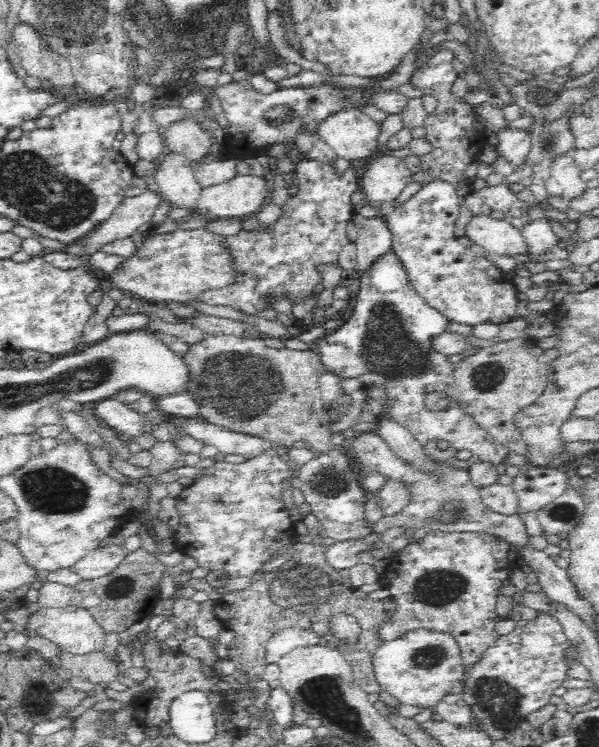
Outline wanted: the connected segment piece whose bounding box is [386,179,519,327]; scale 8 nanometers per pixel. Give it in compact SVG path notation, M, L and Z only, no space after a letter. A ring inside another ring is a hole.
M440 179L423 187L406 203L396 206L387 218L386 227L392 233L392 250L406 271L409 284L428 306L445 314L452 322L476 327L480 324L500 324L513 320L518 306L518 290L506 273L492 265L486 256L475 254L458 241L455 233L456 221L463 209L456 187Z

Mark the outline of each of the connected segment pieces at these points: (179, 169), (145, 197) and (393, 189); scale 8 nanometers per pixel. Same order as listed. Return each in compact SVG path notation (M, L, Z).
M167 153L155 174L155 181L172 207L196 210L202 186L189 168L188 160L174 153Z
M152 189L144 190L139 196L125 197L114 214L97 231L84 238L82 244L71 245L66 251L84 257L95 253L102 244L132 236L139 226L151 220L162 200L164 198Z
M384 153L360 165L361 186L368 203L394 202L412 182L412 172L404 160Z

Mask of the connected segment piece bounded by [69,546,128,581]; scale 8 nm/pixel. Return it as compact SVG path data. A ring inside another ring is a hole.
M104 546L84 556L69 570L82 581L94 580L114 571L124 561L127 552L123 546Z

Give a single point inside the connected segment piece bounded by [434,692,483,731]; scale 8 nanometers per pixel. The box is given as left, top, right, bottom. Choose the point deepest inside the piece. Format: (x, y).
(454, 709)

